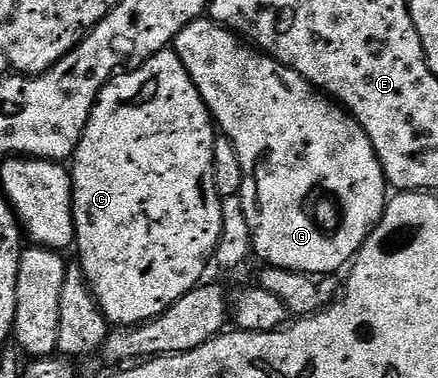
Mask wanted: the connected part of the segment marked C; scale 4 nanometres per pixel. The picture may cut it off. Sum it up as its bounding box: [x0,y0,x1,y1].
[72,51,224,327]

